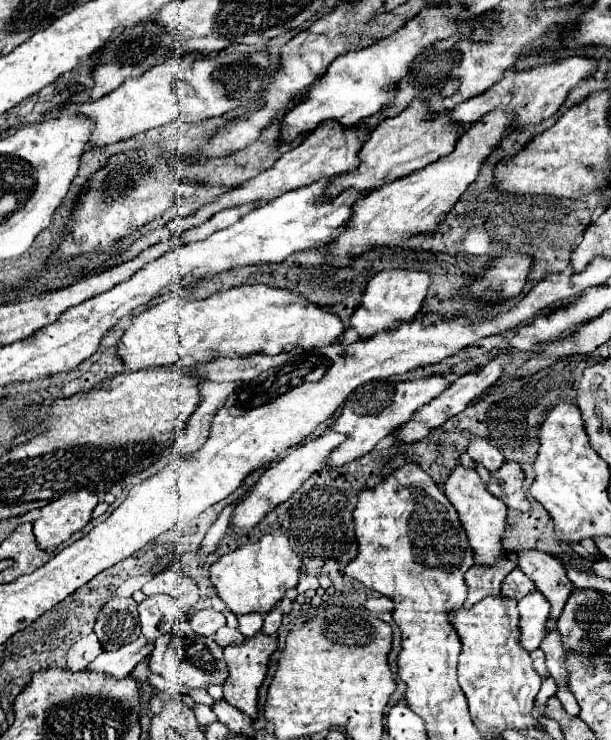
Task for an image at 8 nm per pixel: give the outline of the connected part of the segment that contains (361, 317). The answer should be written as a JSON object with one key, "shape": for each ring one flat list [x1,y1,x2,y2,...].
{"shape":[[385,270,371,278,367,290,363,294,361,306,351,316,351,328,359,338,371,338,377,332,393,330,403,322,411,322,423,304,423,298,429,288,429,276,423,272,407,272,407,270]]}

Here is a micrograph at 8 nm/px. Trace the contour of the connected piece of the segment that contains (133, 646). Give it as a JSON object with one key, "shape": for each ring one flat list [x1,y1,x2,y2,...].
{"shape":[[139,636,135,642,121,646,119,650,99,654,97,660,93,660,87,666,87,670,123,678,123,676,129,676,133,672,133,668,153,652,153,648,155,648,155,644,151,640,145,640,143,636]]}

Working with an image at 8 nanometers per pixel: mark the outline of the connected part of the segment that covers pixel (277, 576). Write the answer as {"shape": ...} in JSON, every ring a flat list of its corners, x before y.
{"shape":[[273,532,271,536,263,536,255,544,241,546,215,562,211,566,211,582,219,598,235,616,251,612,267,614,275,608,275,604,285,596,289,588,297,586,299,572,301,558,291,550,287,536,283,536,283,532]]}

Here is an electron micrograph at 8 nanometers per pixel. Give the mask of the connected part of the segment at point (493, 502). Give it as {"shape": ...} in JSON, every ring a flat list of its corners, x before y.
{"shape":[[461,464,451,472,449,480,445,482,443,488,445,496,449,498,449,502,455,506,459,520,465,528,467,540,471,544,471,550,475,552,475,564,479,566,493,566,499,558,507,556,507,550,503,548,501,540,505,534,505,518,507,518,507,506,503,502,499,502,495,496,491,496,487,492,487,488,483,486,479,474,475,470,467,470]]}

